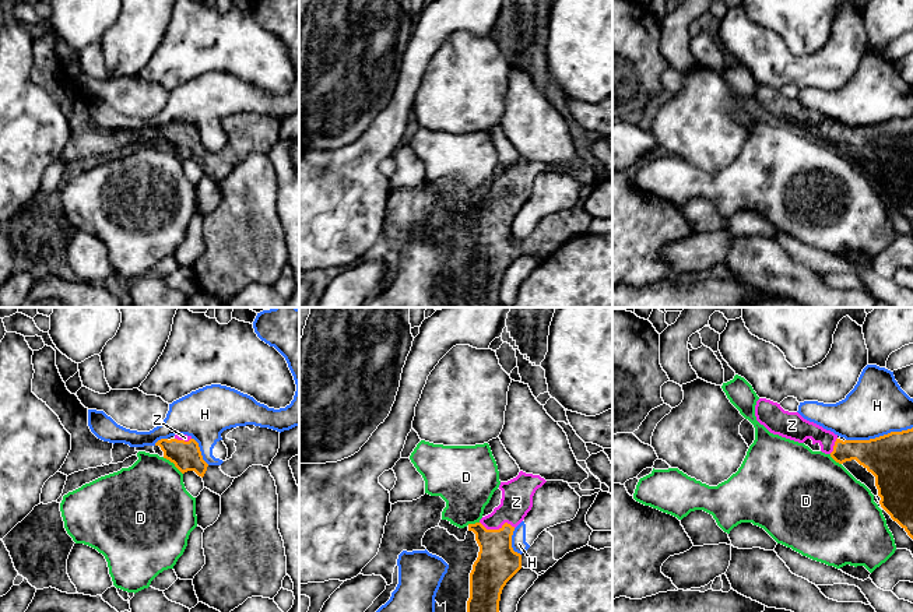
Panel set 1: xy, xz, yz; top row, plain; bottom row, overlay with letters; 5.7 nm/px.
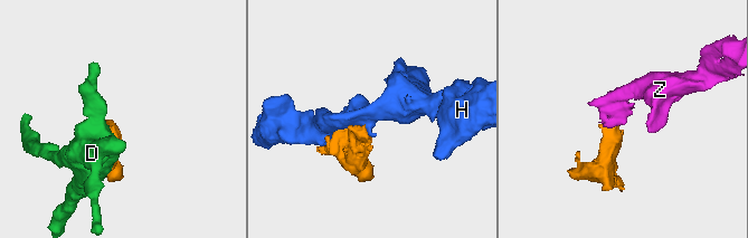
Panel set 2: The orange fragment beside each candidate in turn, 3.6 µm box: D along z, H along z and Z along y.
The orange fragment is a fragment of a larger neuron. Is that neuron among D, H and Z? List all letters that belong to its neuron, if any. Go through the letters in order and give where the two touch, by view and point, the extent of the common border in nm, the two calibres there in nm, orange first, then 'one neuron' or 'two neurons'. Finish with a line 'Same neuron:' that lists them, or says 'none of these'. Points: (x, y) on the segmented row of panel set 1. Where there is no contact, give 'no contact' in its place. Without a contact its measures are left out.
D: xy (174, 463) | 160 nm | 170/420 nm | two neurons
H: yz (880, 436) | 400 nm | 280/340 nm | two neurons
Z: xz (499, 528) | 220 nm | 240/180 nm | one neuron
Same neuron: Z

